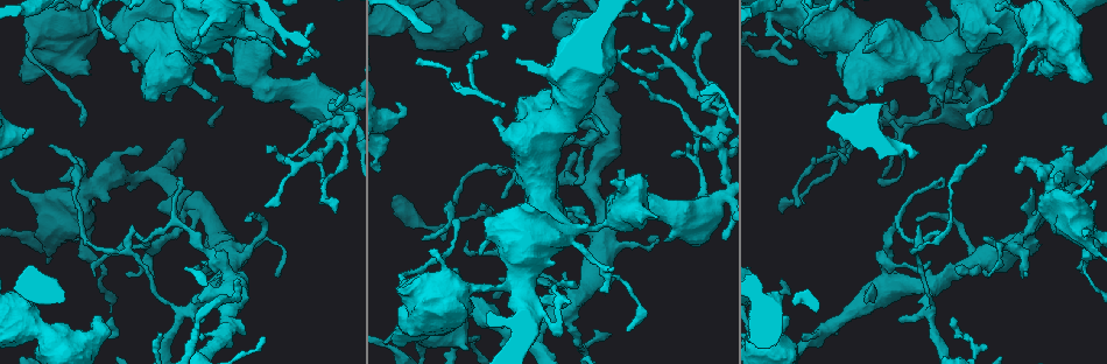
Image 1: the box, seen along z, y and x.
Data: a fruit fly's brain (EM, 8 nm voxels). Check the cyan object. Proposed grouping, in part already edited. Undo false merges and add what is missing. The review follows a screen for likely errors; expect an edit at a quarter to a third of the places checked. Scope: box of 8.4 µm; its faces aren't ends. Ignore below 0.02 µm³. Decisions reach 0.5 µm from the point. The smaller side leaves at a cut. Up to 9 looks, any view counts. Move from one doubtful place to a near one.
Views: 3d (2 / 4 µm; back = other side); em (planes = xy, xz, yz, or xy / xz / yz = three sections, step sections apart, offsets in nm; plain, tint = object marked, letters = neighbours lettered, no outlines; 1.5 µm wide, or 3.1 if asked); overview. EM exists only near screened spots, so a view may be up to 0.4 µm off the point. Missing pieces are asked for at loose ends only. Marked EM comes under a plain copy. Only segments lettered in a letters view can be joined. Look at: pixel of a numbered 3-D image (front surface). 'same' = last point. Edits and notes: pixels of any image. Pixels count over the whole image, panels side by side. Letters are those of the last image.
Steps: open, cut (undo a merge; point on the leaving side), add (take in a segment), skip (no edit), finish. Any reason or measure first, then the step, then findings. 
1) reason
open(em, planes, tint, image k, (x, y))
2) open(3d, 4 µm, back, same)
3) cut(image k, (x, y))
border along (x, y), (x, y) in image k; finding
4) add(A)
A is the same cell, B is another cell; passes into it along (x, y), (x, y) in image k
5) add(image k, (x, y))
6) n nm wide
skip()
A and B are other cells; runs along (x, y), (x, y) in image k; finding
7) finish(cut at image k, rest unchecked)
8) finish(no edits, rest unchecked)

thin end
open(em, planes, letters, image 1, (422, 239))

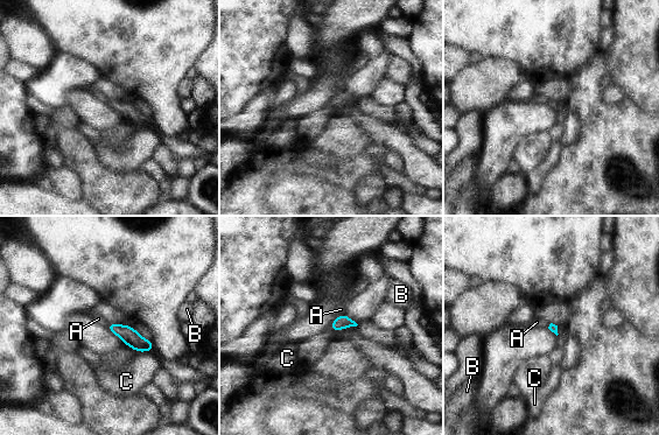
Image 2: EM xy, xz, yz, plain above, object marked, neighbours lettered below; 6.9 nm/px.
skip()
A, B and C are other cells; border along (343, 313), (339, 316) in image 2; none of them fits

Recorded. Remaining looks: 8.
stops while still wide
open(em, planes, tint, image 1, (393, 343))

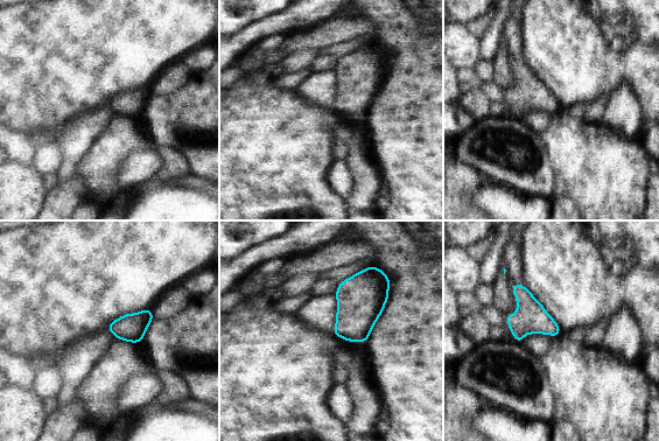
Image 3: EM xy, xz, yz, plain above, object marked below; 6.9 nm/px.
open(em, planes, letters, same)

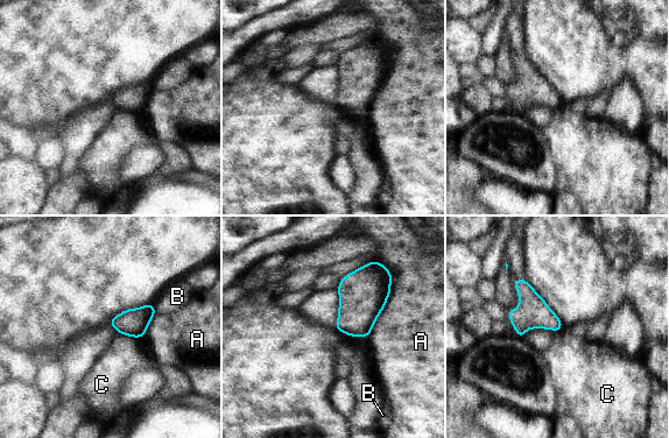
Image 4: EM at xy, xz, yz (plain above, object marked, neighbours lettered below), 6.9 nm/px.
skip()
A, B and C are other cells; border along (119, 332), (136, 338) in image 4; none of them fits

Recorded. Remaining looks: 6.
thin end
open(em, planes, letters, image 1, (233, 81))

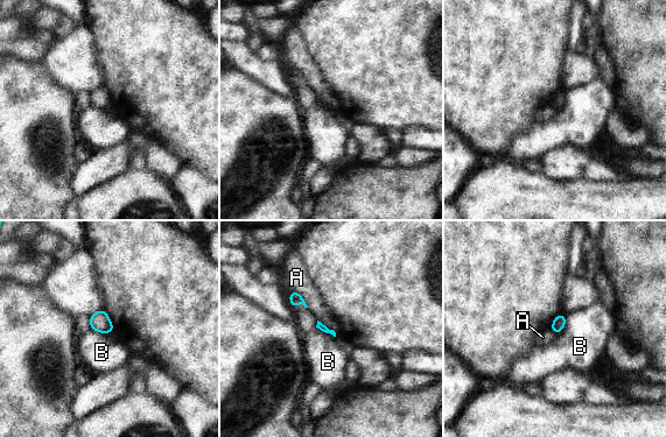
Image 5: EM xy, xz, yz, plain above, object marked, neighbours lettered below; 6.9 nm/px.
skip()
A and B are other cells; border along (565, 316), (565, 326), (554, 333) in image 5; none of them fits

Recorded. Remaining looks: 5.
open(3d, 2 µm, image 1, (611, 335))

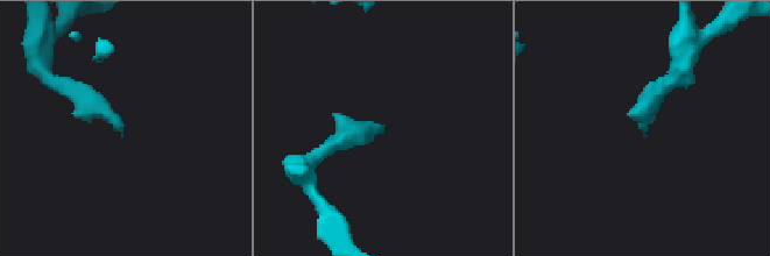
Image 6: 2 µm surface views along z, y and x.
need the tissue
open(em, planes, letters, image 6, (383, 128))

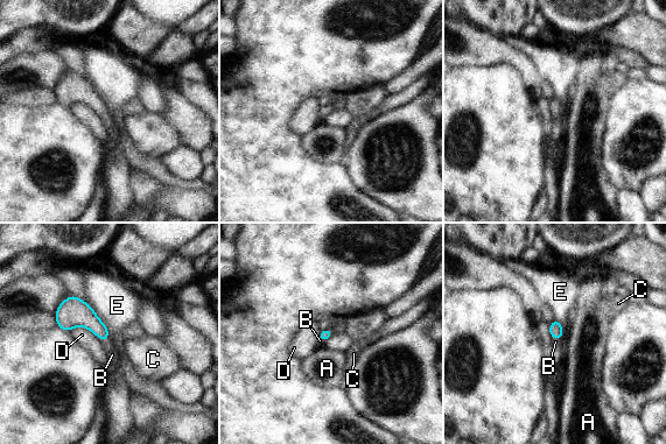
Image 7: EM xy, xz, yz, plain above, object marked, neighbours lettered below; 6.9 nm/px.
add(B)
B is the same cell, A, C, D and E are other cells; passes into it along (75, 312), (100, 338), (112, 354) in image 7; the neuron continues

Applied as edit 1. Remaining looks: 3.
finish(add at image 7, rest unchecked)

